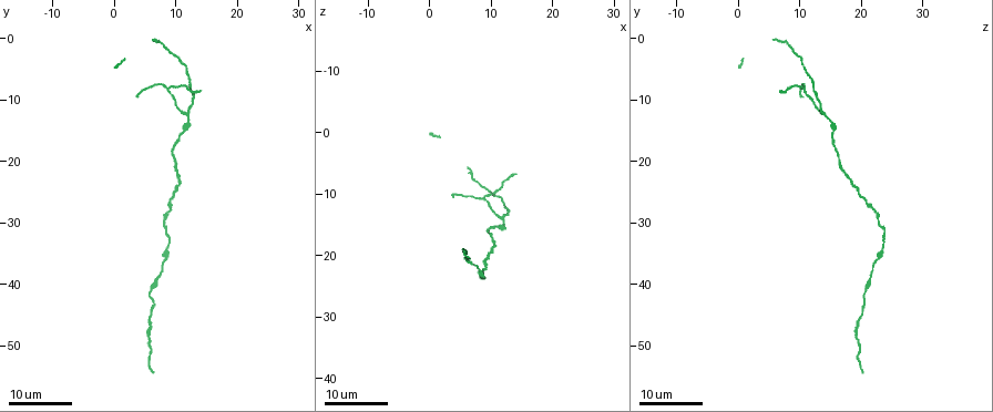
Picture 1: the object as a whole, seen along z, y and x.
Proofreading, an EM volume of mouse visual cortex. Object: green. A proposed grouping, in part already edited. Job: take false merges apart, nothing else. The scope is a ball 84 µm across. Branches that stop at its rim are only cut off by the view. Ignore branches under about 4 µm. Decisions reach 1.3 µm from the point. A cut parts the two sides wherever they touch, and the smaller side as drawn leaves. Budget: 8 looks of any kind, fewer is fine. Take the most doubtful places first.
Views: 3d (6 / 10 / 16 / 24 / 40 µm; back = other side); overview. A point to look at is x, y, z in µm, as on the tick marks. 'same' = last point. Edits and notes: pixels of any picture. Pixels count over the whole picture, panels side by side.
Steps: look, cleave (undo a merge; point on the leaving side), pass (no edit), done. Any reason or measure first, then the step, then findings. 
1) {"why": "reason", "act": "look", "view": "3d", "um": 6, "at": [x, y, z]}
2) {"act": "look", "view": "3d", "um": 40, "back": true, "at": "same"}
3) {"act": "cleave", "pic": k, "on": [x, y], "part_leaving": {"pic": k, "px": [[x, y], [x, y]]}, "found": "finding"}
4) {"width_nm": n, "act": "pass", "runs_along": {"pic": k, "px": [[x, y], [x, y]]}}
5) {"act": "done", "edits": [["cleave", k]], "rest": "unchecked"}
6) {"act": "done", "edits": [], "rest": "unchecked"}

{"why": "three-way junction", "act": "look", "view": "3d", "um": 16, "at": [9.0, 8.5, 11.0]}

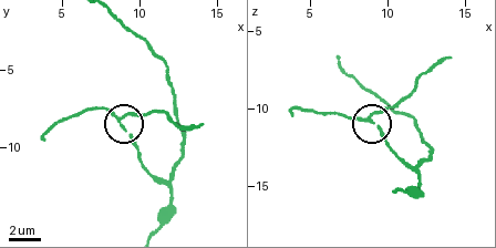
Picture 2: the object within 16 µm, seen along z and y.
{"act": "look", "view": "3d", "um": 6, "at": [8.6, 8.0, 10.6]}

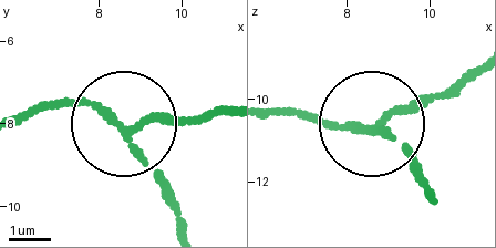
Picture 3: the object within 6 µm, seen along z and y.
{"arms": 3, "act": "cleave", "pic": 3, "on": [188, 119], "part_leaving": {"pic": 3, "px": [[132, 132], [223, 114]]}, "found": "two neurons meet here"}

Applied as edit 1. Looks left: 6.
{"act": "look", "view": "overview"}

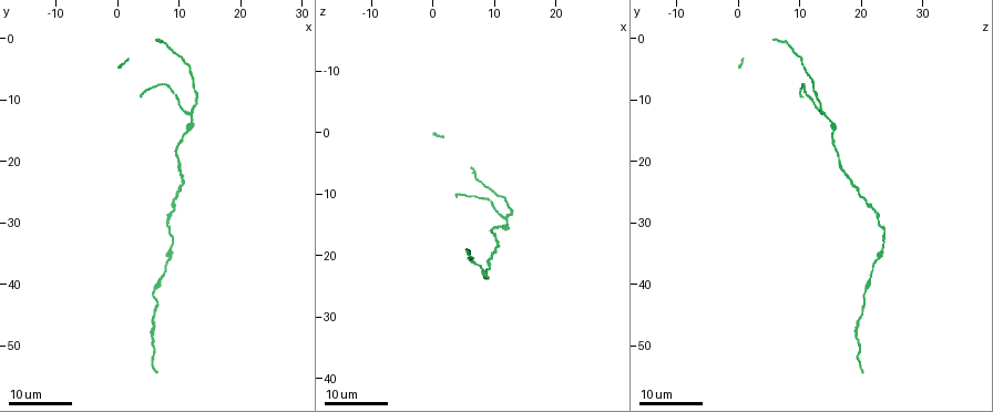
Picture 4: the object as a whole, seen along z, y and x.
{"why": "three-way junction", "act": "look", "view": "3d", "um": 16, "at": [11.5, 12.0, 14.0]}

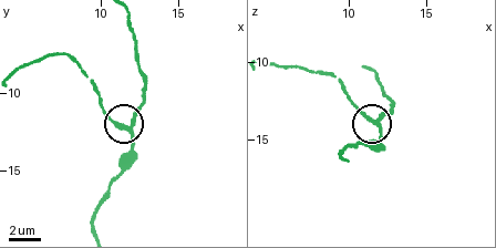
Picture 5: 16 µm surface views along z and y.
{"act": "look", "view": "3d", "um": 6, "at": [11.8, 12.2, 13.8]}

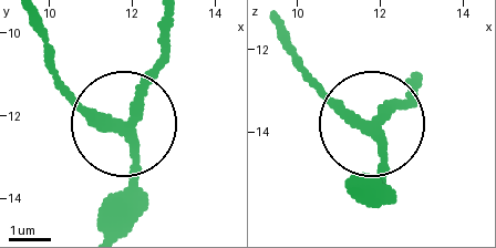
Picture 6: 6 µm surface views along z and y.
{"arms": 3, "act": "pass", "runs_along": {"pic": 6, "px": [[349, 193], [378, 172], [378, 130], [300, 70]]}, "found": "all the same neuron"}

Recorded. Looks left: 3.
{"why": "sudden change in width", "act": "look", "view": "3d", "um": 24, "at": [6.0, 45.5, 19.5]}

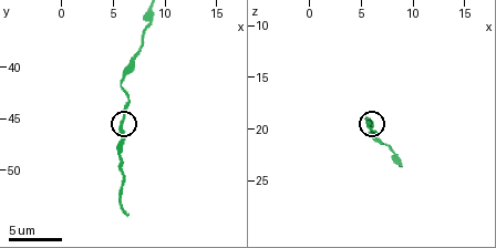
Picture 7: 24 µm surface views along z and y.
{"act": "look", "view": "3d", "um": 6, "at": "same"}

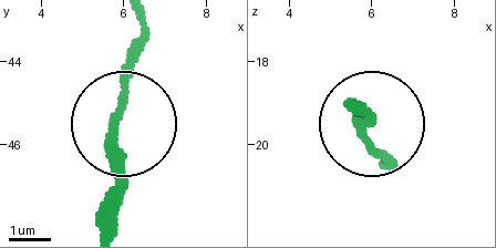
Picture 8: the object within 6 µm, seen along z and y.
{"why": "other side", "act": "look", "view": "3d", "um": 6, "back": true, "at": [5.75, 45.90, 19.60]}

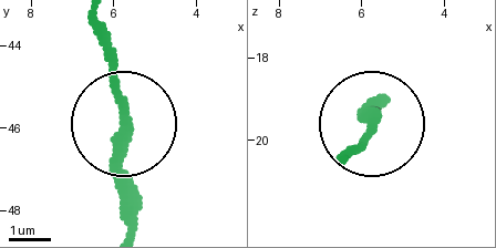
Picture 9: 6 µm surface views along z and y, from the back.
{"act": "pass", "runs_along": {"pic": 9, "px": [[96, 26], [128, 131], [117, 163], [125, 226]]}, "found": "all the same neuron"}

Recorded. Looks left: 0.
{"act": "done", "edits": [["cleave", 3]], "rest": "unchecked"}

